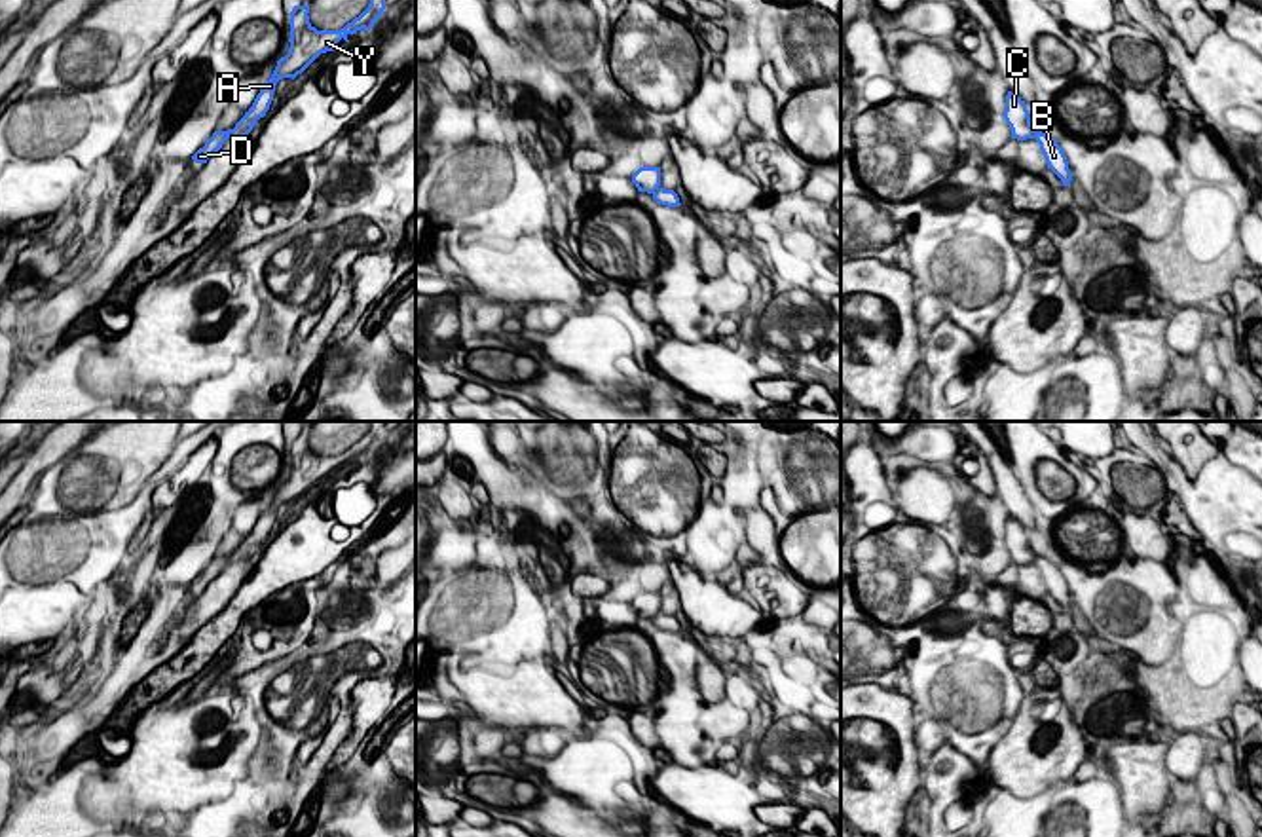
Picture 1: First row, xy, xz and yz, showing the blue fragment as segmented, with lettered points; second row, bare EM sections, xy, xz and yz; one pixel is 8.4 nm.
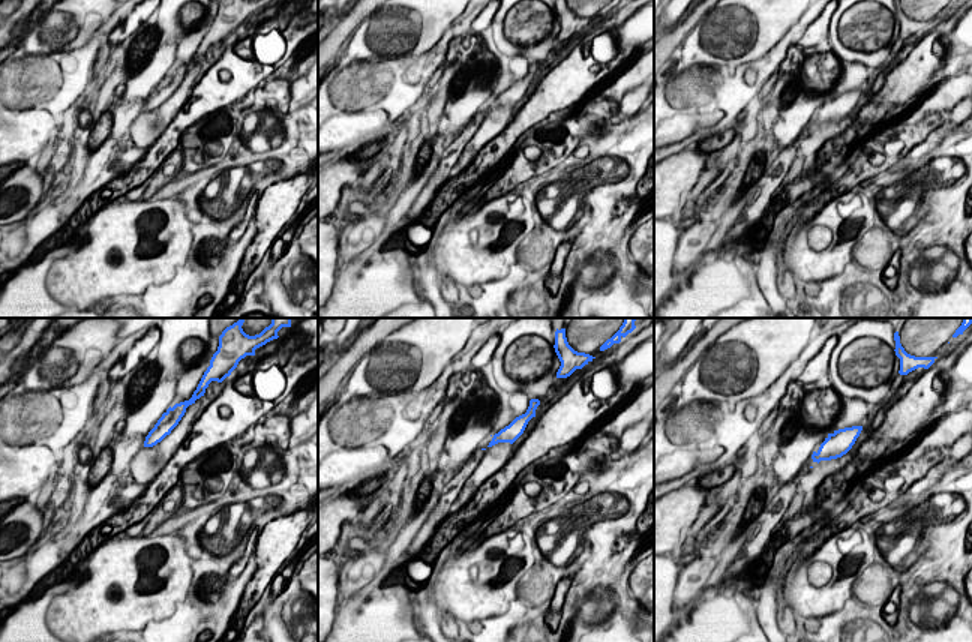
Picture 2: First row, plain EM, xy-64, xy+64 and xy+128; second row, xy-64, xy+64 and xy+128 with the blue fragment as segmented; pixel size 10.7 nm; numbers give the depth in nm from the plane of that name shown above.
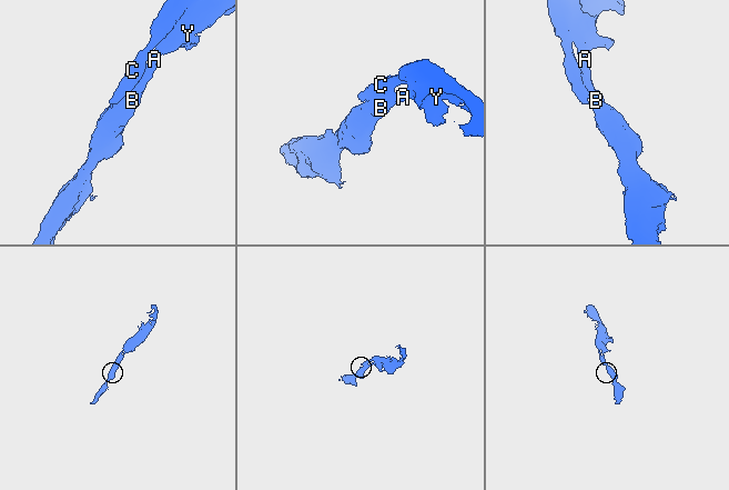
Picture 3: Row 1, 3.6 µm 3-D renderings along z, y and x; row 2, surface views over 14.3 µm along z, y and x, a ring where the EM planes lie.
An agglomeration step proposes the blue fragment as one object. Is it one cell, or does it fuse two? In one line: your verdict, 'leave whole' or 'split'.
split

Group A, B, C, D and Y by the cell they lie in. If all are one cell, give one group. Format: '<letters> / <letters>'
A B Y / C D

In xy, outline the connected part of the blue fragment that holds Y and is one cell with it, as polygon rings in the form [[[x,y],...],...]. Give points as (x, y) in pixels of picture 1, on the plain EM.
[[[370,421],[368,433],[347,448],[340,456],[317,456],[309,448],[309,431],[294,431],[290,440],[290,473],[285,482],[277,486],[277,492],[271,503],[256,520],[252,531],[245,537],[245,541],[235,549],[230,556],[228,564],[247,562],[254,549],[266,541],[269,530],[273,526],[273,516],[279,505],[296,503],[302,499],[321,478],[338,474],[338,467],[343,463],[345,467],[349,459],[357,459],[359,456],[370,456],[374,448],[381,442],[385,435],[387,421]]]

